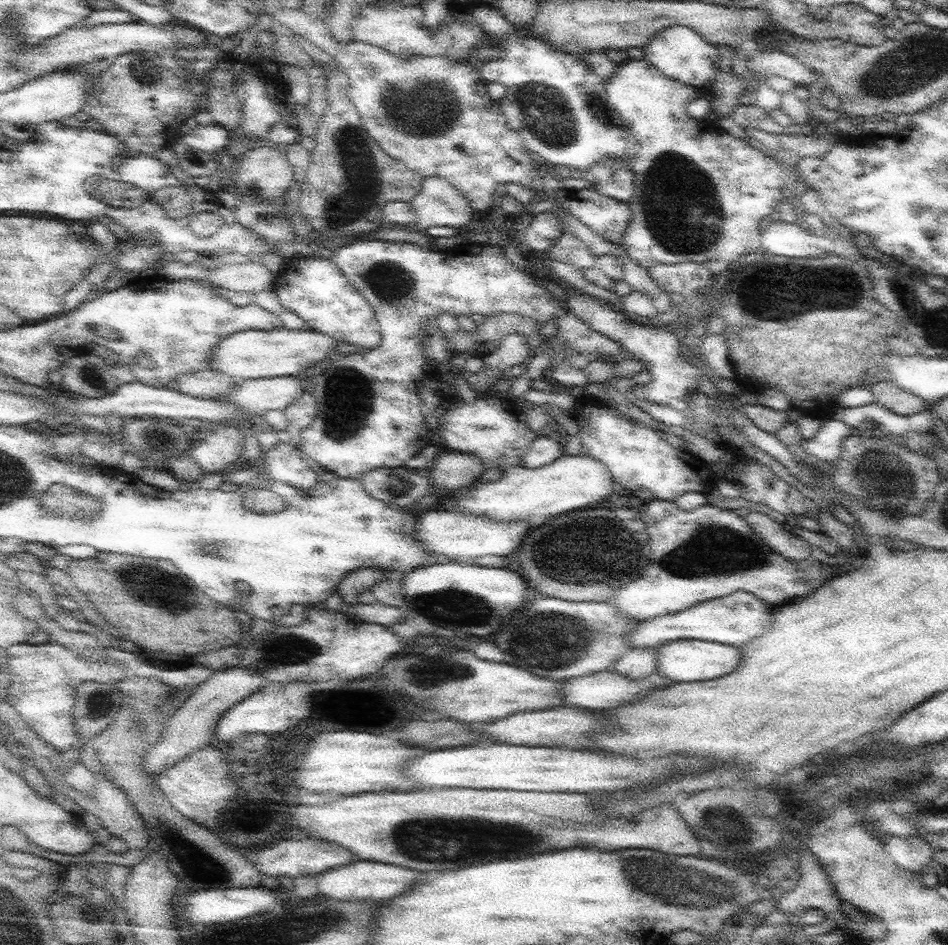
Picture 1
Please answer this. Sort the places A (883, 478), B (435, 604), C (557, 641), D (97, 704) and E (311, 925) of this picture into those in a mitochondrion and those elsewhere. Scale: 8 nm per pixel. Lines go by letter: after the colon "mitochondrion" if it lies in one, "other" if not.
A: mitochondrion
B: mitochondrion
C: mitochondrion
D: mitochondrion
E: mitochondrion

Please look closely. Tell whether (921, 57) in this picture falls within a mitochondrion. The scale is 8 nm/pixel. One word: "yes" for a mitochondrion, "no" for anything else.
yes

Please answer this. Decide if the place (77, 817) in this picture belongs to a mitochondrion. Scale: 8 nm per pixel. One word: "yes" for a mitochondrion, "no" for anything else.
no

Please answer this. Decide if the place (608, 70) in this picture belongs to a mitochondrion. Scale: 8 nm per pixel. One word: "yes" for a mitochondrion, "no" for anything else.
no

